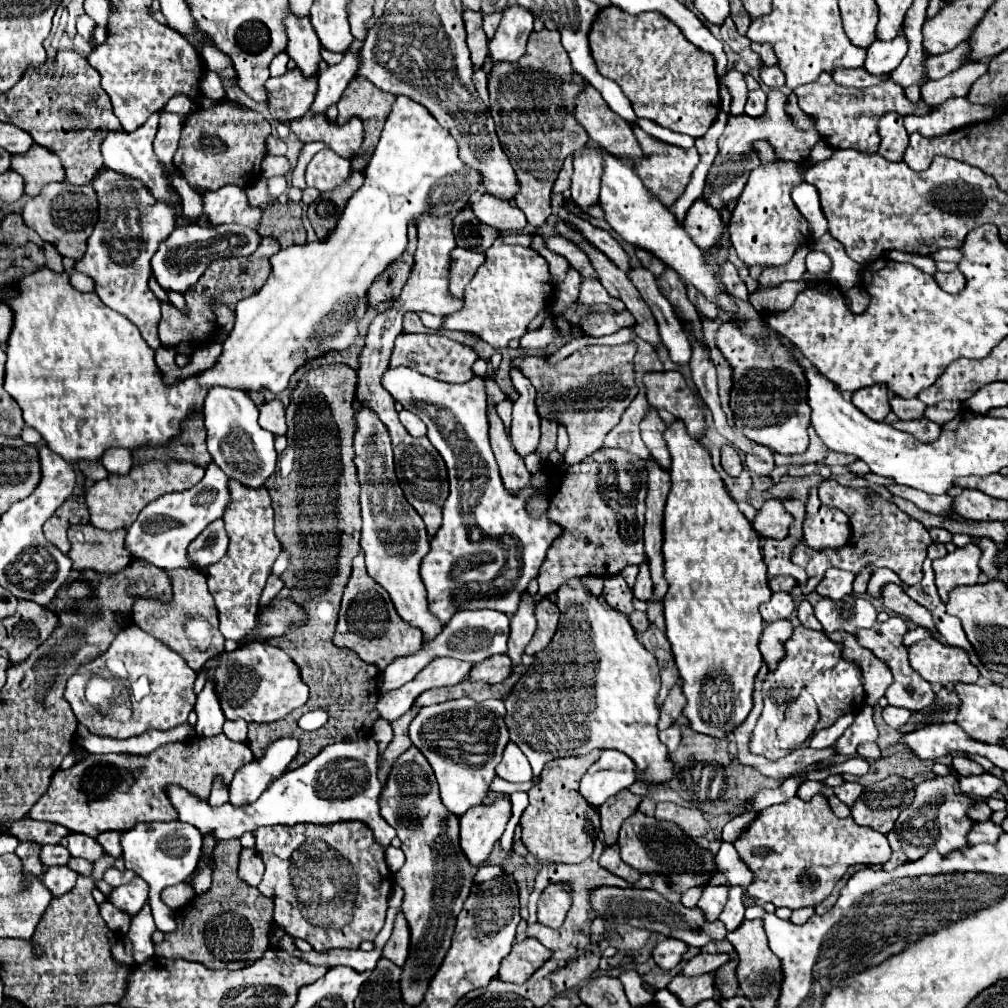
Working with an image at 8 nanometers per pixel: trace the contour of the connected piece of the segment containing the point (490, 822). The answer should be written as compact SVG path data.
M495 799L491 805L469 809L459 821L459 845L471 865L481 865L489 859L493 845L501 839L511 817L511 803Z

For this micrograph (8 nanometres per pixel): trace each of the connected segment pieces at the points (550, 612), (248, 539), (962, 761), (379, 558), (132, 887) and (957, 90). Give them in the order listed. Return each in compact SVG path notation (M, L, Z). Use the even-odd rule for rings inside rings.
M543 599L537 603L535 607L535 615L537 615L537 631L533 635L533 639L529 641L529 645L525 647L527 655L535 655L541 649L545 649L549 645L549 641L555 635L557 629L557 621L559 621L559 609L553 601Z
M235 481L227 485L231 499L223 521L229 535L229 549L221 561L207 567L207 584L218 610L219 630L225 639L237 641L255 627L259 597L281 553L281 543L273 531L273 507L267 489L245 489L245 485L237 485Z
M957 755L953 759L953 765L959 771L959 775L979 775L979 773L985 773L985 769L979 763L975 763L975 761L971 761L971 759L963 757L963 755Z
M357 409L357 433L355 433L355 465L359 471L359 483L361 483L361 515L363 515L363 529L361 529L361 549L365 553L365 565L367 573L389 593L397 613L405 623L415 625L423 633L423 641L429 643L435 639L443 625L429 613L425 587L419 575L421 559L429 553L429 537L425 533L425 525L421 517L415 515L413 509L407 507L407 499L399 487L399 481L395 477L395 465L393 465L393 451L391 441L387 435L385 425L377 419L377 415L371 409ZM403 503L401 509L393 509L391 505ZM413 529L415 537L407 537L405 541L387 539L383 533L393 533L395 537L401 531Z
M136 876L129 884L113 888L108 901L134 917L147 903L147 897L149 897L149 885L145 885L145 881Z
M963 63L953 73L945 75L937 81L925 81L921 85L921 99L931 107L939 107L951 97L967 97L971 85L987 73L985 63Z

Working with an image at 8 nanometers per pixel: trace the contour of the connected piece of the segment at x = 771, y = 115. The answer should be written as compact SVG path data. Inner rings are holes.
M773 89L769 93L767 99L767 111L763 117L759 119L751 119L747 115L739 115L739 117L729 117L727 127L723 131L723 135L719 137L719 153L715 157L713 167L709 169L707 181L705 181L705 189L703 189L703 197L705 201L709 201L709 205L713 205L717 211L721 211L723 207L727 207L731 201L735 201L741 195L741 189L747 183L749 177L749 169L759 167L761 163L757 161L757 155L751 151L751 143L755 141L769 141L777 155L787 159L787 161L795 161L795 163L807 163L807 157L811 153L811 147L821 141L817 129L809 129L809 131L799 131L793 123L793 119L785 113L785 105L787 105L787 97L779 91Z

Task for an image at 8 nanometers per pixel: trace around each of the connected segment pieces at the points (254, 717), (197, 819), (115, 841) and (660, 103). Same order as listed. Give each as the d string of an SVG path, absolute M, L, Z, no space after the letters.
M249 643L243 649L221 653L221 665L213 671L207 671L207 677L213 677L217 683L217 695L223 707L223 713L229 721L277 721L291 713L293 709L305 705L309 697L307 685L301 681L301 673L293 659L269 643Z
M349 741L333 743L325 747L305 765L287 771L281 779L273 781L265 793L243 807L221 805L211 807L207 799L197 799L179 785L167 785L165 793L171 805L177 809L179 821L189 823L201 831L203 837L209 833L217 843L227 839L239 839L245 831L257 831L265 825L297 825L297 823L339 823L339 821L363 821L371 827L375 839L381 845L389 845L395 837L395 829L379 815L379 793L381 783L377 779L379 749L377 741Z
M105 831L105 833L101 833L101 835L97 837L97 843L103 847L105 855L119 859L119 857L121 857L119 837L121 837L121 831Z
M609 5L601 9L593 21L593 27L589 31L589 47L599 73L615 81L623 89L637 117L651 119L661 127L691 135L693 139L703 137L717 119L721 111L721 99L719 99L719 77L715 73L715 57L689 43L683 37L681 29L677 29L677 25L673 25L665 15L649 11L631 17L619 7Z

